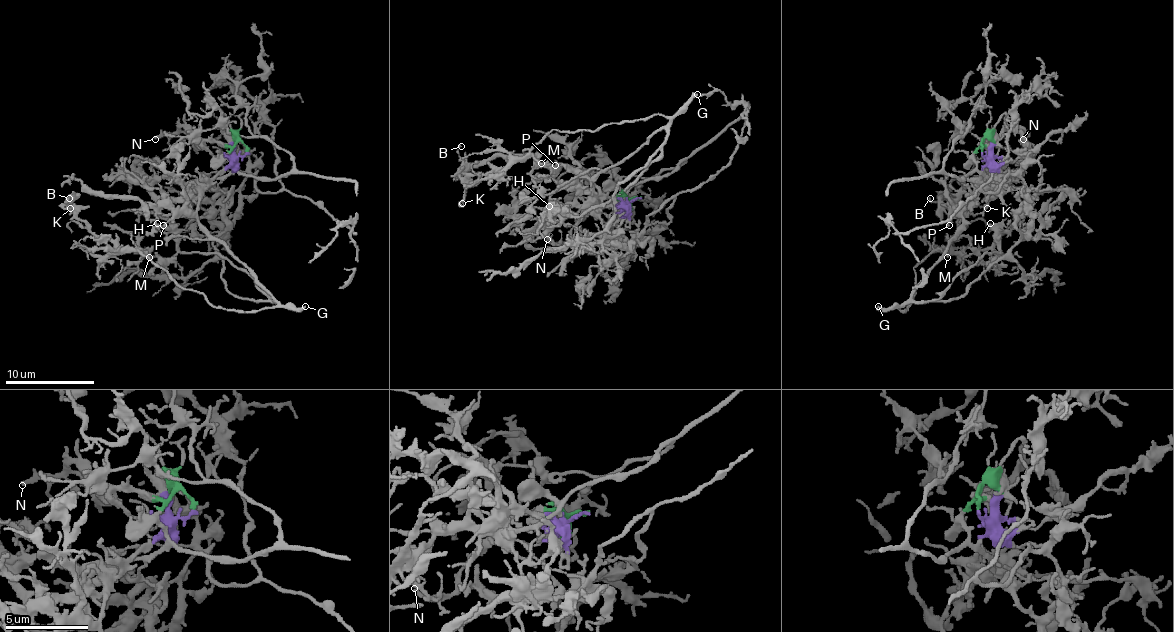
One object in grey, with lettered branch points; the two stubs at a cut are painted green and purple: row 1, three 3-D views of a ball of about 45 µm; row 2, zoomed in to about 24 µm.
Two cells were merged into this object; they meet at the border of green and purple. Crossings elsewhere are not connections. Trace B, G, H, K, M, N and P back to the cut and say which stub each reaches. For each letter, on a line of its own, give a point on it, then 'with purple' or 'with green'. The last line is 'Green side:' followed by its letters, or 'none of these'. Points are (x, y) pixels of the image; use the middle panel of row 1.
B: (461, 146) | with purple
G: (697, 94) | with purple
H: (549, 206) | with purple
K: (462, 203) | with purple
M: (541, 163) | with purple
N: (547, 239) | with green
P: (555, 165) | with purple
Green side: N

